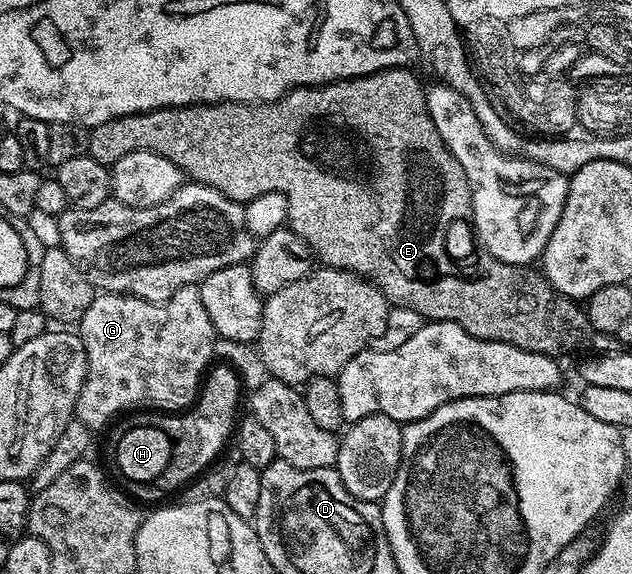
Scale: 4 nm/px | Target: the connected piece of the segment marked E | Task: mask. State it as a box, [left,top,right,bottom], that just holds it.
[89,68,616,359]

